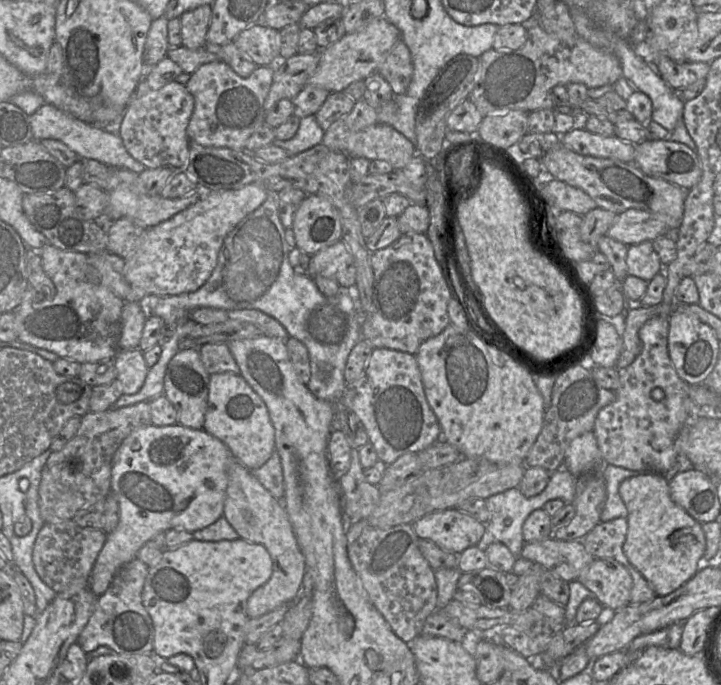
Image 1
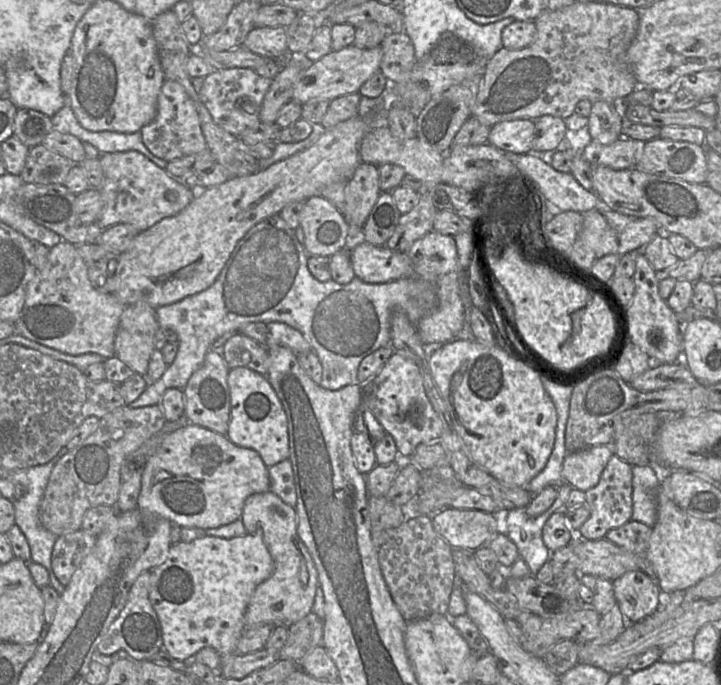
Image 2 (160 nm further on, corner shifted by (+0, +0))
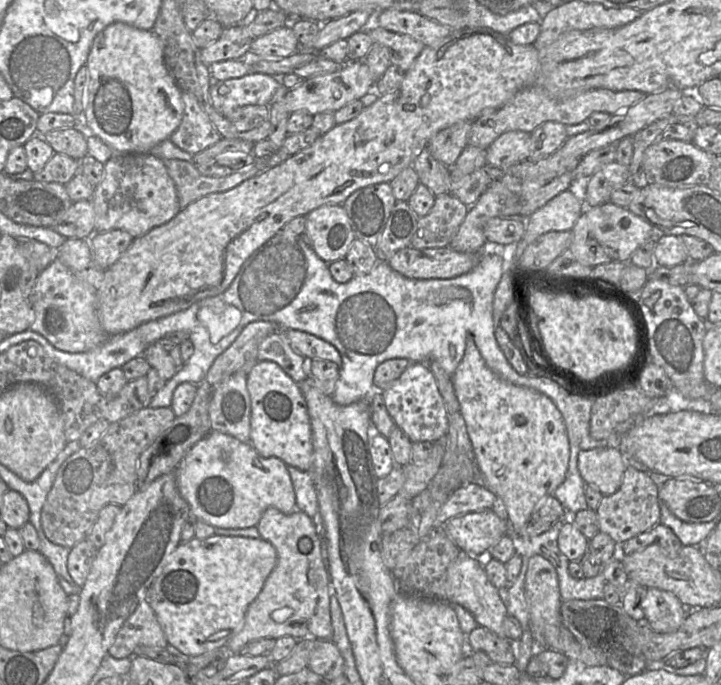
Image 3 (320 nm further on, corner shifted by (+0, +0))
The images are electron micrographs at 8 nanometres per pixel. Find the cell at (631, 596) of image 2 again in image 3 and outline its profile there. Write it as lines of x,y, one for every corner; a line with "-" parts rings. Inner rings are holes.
657,588
647,589
646,595
641,602
641,606
645,613
645,619
649,627
654,631
661,633
671,633
678,630
688,616
689,609
702,609
684,606
675,595

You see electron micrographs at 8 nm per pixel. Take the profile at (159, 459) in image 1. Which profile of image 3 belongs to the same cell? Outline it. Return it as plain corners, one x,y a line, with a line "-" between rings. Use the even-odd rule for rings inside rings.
211,431
185,455
175,470
179,493
188,503
191,516
215,528
249,528
258,524
267,508
276,508
284,514
298,509
288,466
276,457
262,457
250,443
216,431

